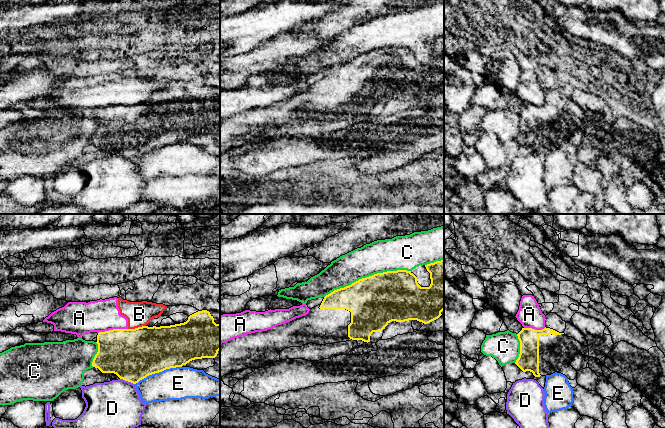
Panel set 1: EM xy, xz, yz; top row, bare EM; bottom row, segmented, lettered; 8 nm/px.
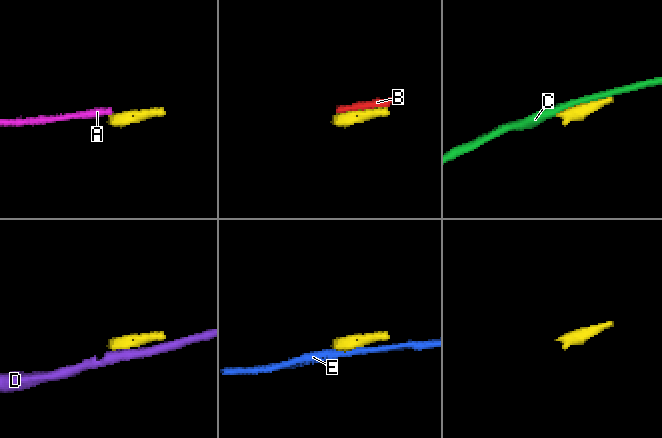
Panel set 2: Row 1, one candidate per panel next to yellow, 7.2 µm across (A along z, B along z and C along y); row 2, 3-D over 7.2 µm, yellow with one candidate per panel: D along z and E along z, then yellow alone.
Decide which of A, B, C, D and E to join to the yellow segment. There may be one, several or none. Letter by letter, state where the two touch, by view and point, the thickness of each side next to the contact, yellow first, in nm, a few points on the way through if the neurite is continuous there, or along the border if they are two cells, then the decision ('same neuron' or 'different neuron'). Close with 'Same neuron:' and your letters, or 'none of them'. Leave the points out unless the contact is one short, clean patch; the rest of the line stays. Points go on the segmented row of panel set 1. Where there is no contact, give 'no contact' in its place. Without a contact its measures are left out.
A: xy (113, 329) | 400/260 nm | along xy (127, 328), (113, 328), (98, 333) | different neuron
B: xy (136, 328) | 420/200 nm | different neuron
C: xz (367, 277) | 420/260 nm | different neuron
D: xy (127, 380) | 420/380 nm | different neuron
E: xy (157, 372) | 420/260 nm | different neuron
Same neuron: none of them

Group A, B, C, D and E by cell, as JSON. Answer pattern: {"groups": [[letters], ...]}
{"groups": [["A", "B"], ["C"], ["D"], ["E"]]}

